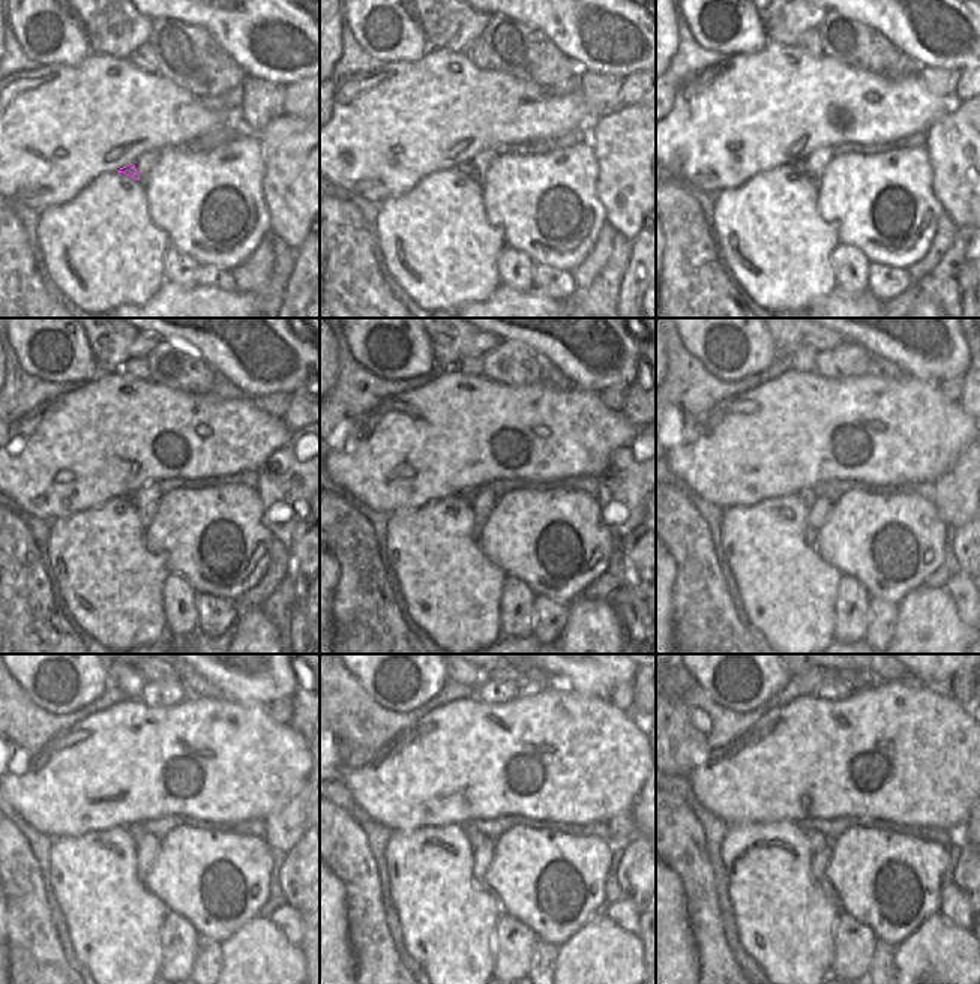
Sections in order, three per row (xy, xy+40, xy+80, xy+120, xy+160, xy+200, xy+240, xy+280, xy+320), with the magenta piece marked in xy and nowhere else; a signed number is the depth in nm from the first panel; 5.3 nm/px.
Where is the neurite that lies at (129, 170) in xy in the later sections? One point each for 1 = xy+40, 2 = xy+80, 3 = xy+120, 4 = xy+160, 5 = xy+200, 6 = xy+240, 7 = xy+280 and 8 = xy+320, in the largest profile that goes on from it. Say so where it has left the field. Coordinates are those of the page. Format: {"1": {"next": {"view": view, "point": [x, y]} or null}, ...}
{"1": {"next": {"view": "xy+40", "point": [464, 167]}}, "2": {"next": {"view": "xy+80", "point": [799, 164]}}, "3": {"next": {"view": "xy+120", "point": [129, 497]}}, "4": {"next": {"view": "xy+160", "point": [468, 494]}}, "5": {"next": {"view": "xy+200", "point": [806, 495]}}, "6": {"next": {"view": "xy+240", "point": [134, 830]}}, "7": {"next": {"view": "xy+280", "point": [473, 836]}}, "8": {"next": {"view": "xy+320", "point": [817, 840]}}}

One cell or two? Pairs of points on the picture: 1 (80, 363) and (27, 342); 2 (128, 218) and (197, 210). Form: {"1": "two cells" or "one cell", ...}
{"1": "one cell", "2": "two cells"}

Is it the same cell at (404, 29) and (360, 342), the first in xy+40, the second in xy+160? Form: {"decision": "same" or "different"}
{"decision": "same"}

